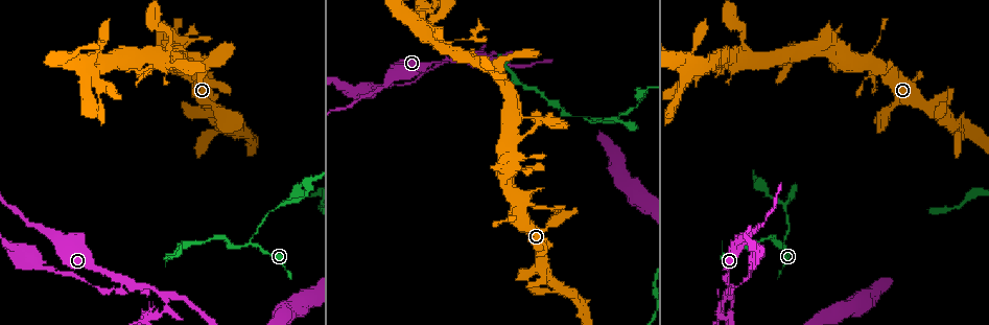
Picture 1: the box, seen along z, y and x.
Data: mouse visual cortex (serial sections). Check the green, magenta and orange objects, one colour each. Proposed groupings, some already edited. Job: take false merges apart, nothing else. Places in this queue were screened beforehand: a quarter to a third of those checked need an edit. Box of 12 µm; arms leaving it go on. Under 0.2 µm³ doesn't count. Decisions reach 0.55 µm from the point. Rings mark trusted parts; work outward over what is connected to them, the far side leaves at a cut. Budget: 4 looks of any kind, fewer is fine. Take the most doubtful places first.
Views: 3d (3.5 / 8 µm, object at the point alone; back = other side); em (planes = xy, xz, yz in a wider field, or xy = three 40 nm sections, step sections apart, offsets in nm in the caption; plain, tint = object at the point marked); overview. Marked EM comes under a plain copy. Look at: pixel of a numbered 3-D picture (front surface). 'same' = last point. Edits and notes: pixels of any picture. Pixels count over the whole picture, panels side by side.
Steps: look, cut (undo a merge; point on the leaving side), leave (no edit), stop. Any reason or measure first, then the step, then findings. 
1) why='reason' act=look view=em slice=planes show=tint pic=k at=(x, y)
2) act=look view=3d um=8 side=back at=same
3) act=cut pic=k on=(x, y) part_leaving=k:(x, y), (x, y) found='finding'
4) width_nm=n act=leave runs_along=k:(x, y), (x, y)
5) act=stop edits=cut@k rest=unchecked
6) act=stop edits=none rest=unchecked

why='abrupt turn' act=look view=3d um=3.5 pic=1 at=(726, 279)

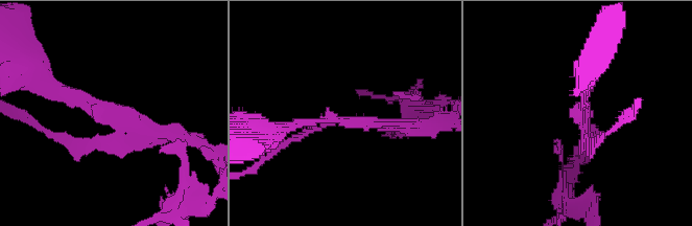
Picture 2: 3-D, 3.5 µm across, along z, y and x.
arms=3 arm_widths_nm=100,150,200 act=look view=em slice=xy step=2 show=tint pic=2 at=(339, 118)

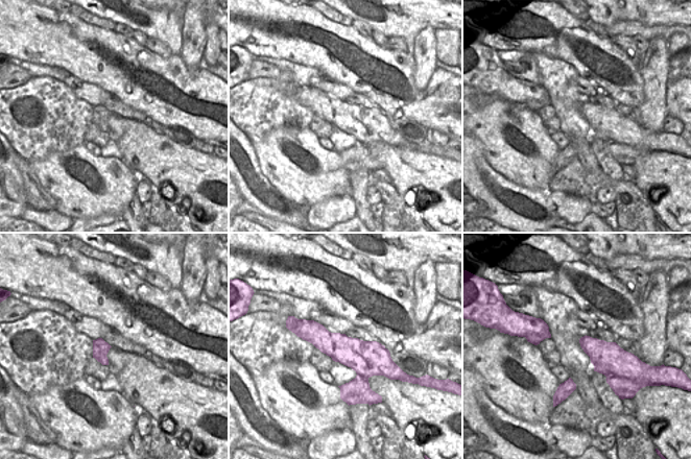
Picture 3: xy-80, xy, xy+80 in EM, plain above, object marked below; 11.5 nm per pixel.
act=leave runs_along=2:(47, 77), (118, 126), (112, 142), (79, 145) found='one cell here'

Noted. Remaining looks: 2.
why='a fork' act=look view=3d um=8 pic=1 at=(163, 293)

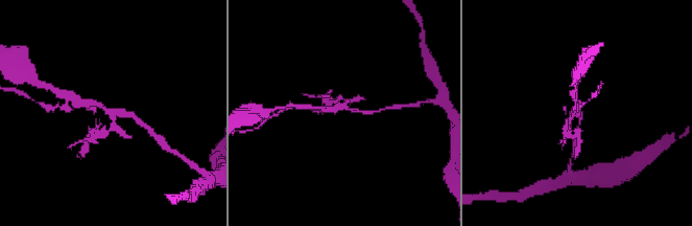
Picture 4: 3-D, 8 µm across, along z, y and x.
why='shape alone is not enough' act=look view=em slice=xy step=1 show=tint pic=4 at=(108, 111)

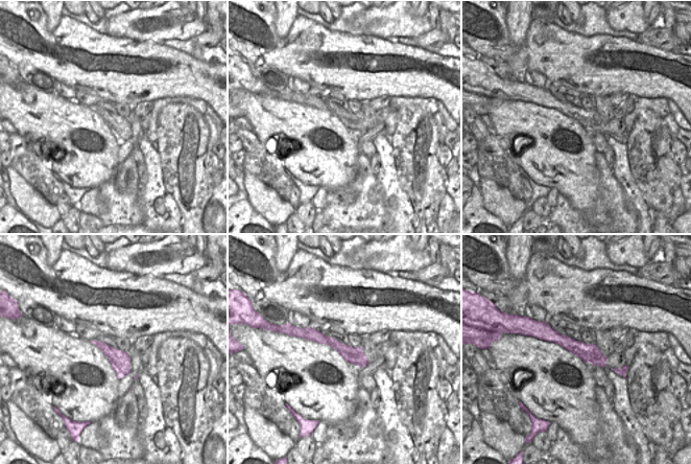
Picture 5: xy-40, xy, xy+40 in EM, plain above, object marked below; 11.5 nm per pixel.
act=leave found='continuous, no second cell'

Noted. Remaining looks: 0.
act=stop edits=none rest=unchecked

